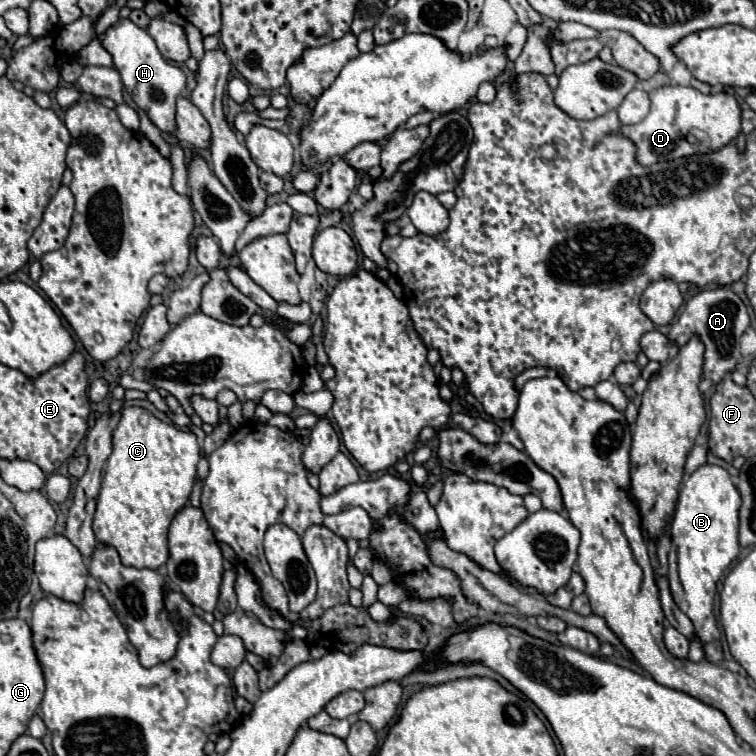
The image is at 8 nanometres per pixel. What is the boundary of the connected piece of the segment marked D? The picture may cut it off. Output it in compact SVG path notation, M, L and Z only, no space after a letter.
M665 86L653 90L649 96L651 112L645 116L645 120L633 126L621 126L621 132L637 144L637 160L643 166L697 154L699 150L685 140L687 134L695 128L707 132L711 150L719 150L731 144L741 134L741 108L733 94L701 94L693 86Z

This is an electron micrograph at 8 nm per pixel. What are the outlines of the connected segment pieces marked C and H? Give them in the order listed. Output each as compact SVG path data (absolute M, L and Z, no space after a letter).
M143 408L121 410L121 420L113 432L113 452L107 460L101 492L97 498L97 524L93 524L93 532L101 544L113 546L119 552L119 558L125 566L155 570L169 560L167 530L175 514L189 502L191 488L197 480L195 468L199 458L201 448L193 432L177 430L175 426L157 420Z
M119 20L103 36L103 46L111 52L113 62L121 74L123 86L131 94L133 102L149 116L149 120L161 130L171 134L171 124L175 124L175 100L185 88L185 74L181 68L169 64L157 50L155 40L131 20Z

